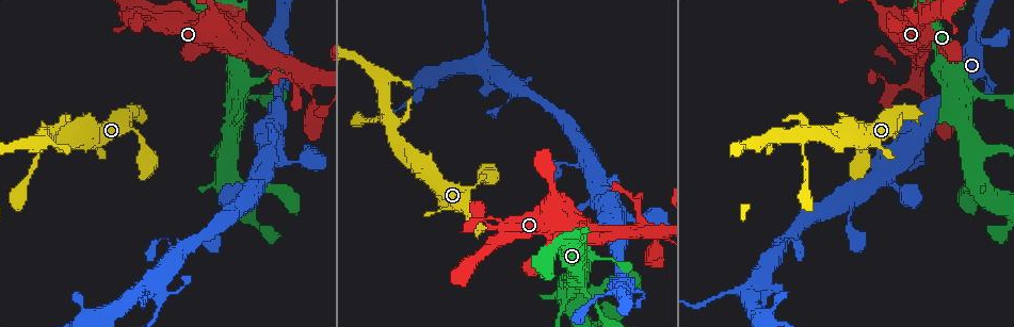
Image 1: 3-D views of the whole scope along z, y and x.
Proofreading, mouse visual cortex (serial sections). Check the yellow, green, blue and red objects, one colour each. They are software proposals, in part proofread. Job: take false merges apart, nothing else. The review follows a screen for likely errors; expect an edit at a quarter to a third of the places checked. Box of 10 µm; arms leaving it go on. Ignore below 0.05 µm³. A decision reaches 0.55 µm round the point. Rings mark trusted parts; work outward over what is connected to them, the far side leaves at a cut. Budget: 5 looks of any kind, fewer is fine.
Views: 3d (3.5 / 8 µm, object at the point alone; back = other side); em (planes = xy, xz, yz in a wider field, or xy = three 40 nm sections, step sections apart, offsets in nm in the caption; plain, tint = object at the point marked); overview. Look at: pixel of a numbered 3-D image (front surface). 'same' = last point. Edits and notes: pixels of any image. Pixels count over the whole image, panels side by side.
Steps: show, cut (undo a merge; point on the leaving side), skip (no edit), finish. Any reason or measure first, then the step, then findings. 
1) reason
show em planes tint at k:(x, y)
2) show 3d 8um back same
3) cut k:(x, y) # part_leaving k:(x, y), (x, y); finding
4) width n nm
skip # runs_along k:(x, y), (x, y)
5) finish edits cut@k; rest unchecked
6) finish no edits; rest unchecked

three-way junction
show 3d 3.5um at 1:(656, 241)

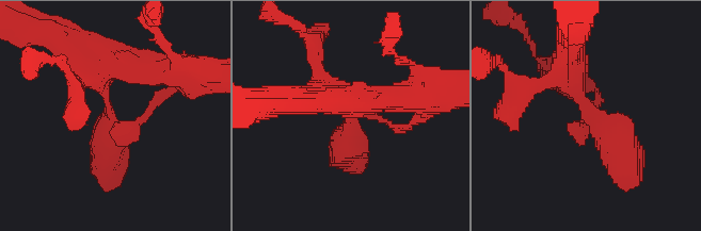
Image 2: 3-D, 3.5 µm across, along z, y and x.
arms 3; arm_widths 100, 350, 500 nm; need the tissue
show em xy step 3 tint at 2:(348, 121)

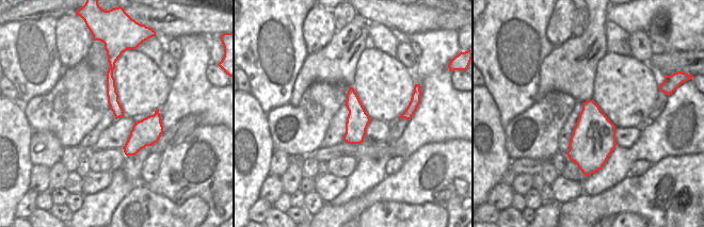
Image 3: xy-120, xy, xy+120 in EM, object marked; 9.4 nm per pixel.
skip # runs_along 2:(571, 54), (576, 91), (628, 176); continuous, no second cell

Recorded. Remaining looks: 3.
calibre changes
show 3d 3.5um at 1:(157, 313)

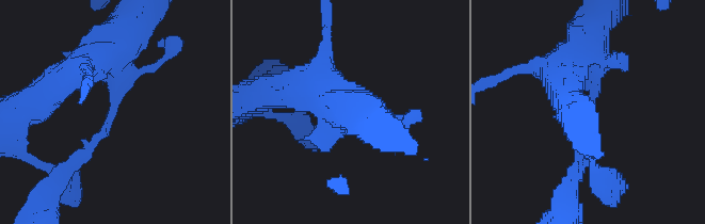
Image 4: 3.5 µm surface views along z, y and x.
arm_widths 150, 500 nm; shape alone is not enough
show em xy step 1 tint at 4:(116, 112)

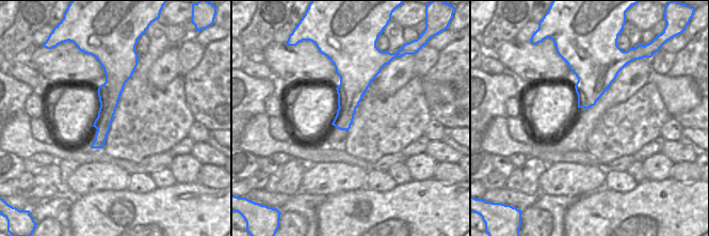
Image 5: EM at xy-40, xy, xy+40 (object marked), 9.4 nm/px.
skip # runs_along 4:(587, 45), (595, 88), (581, 149); one cell here

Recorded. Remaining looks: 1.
finish no edits; rest unchecked

